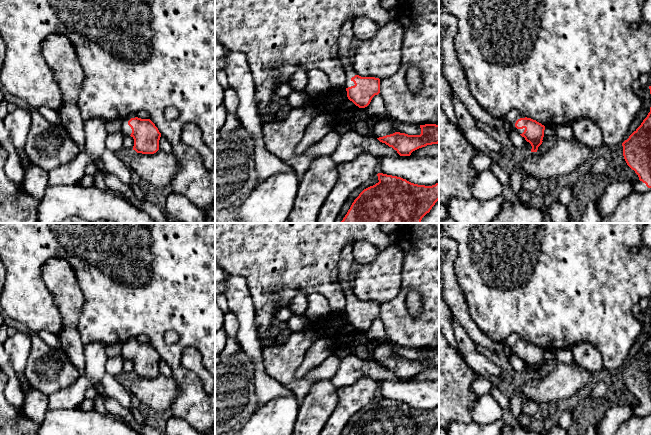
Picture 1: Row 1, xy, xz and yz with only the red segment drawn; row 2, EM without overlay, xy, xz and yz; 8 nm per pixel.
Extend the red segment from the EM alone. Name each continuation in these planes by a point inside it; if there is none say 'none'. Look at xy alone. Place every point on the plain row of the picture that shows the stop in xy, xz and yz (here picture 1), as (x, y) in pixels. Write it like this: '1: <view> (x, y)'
1: xy (126, 354)

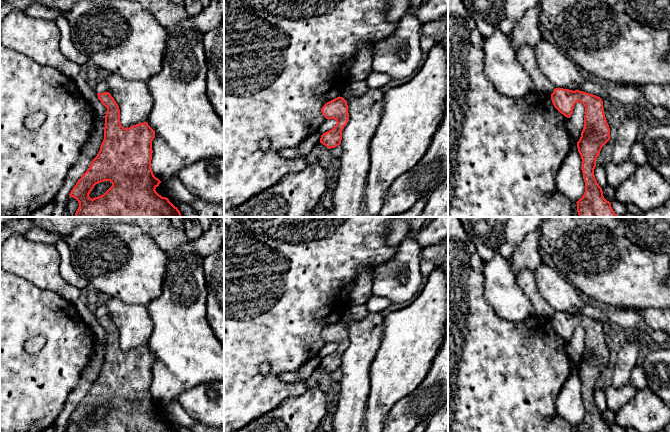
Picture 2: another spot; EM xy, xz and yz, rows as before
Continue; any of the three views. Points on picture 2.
none

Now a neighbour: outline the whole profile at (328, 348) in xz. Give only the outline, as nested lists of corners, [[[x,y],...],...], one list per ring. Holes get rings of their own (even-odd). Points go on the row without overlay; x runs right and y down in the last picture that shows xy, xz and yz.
[[[325,343],[325,345],[319,349],[317,356],[322,359],[323,357],[331,354],[336,348],[337,346],[334,343]]]

